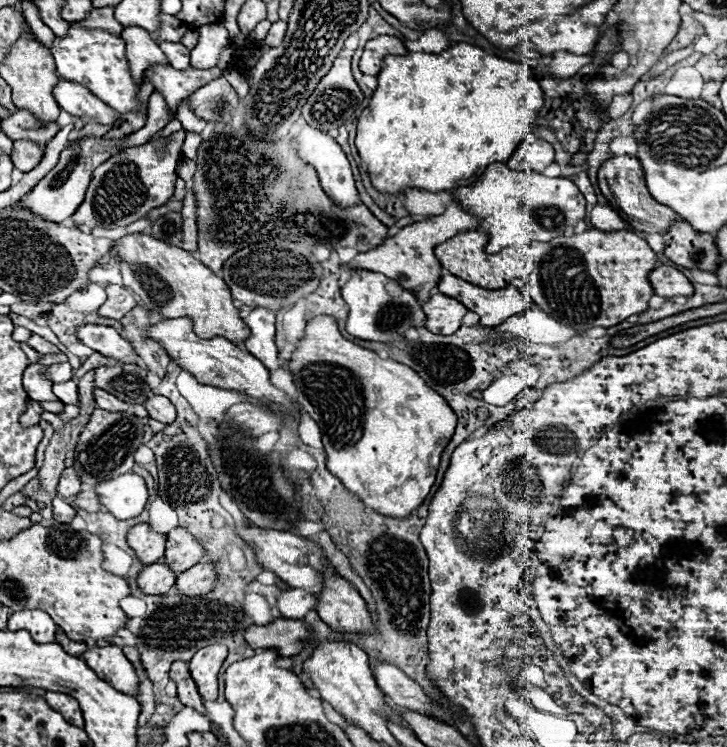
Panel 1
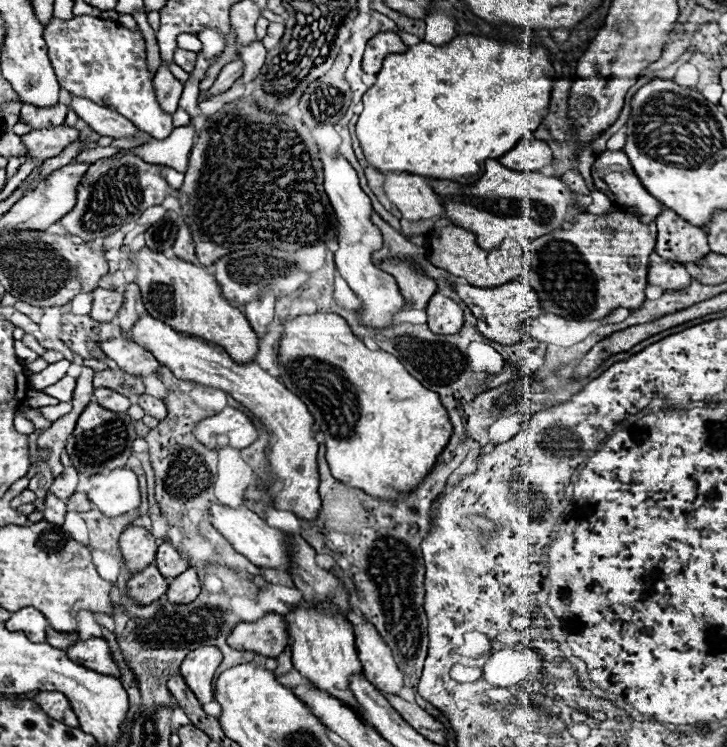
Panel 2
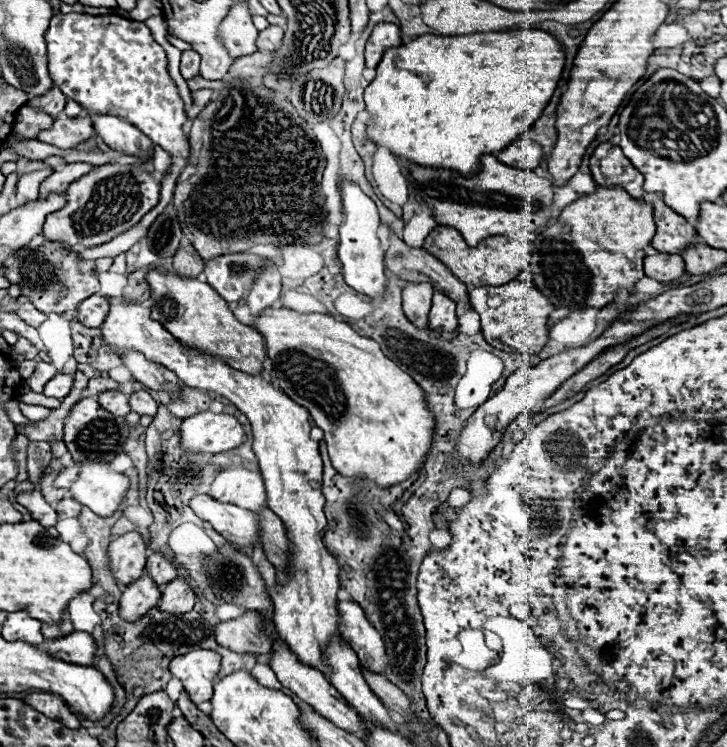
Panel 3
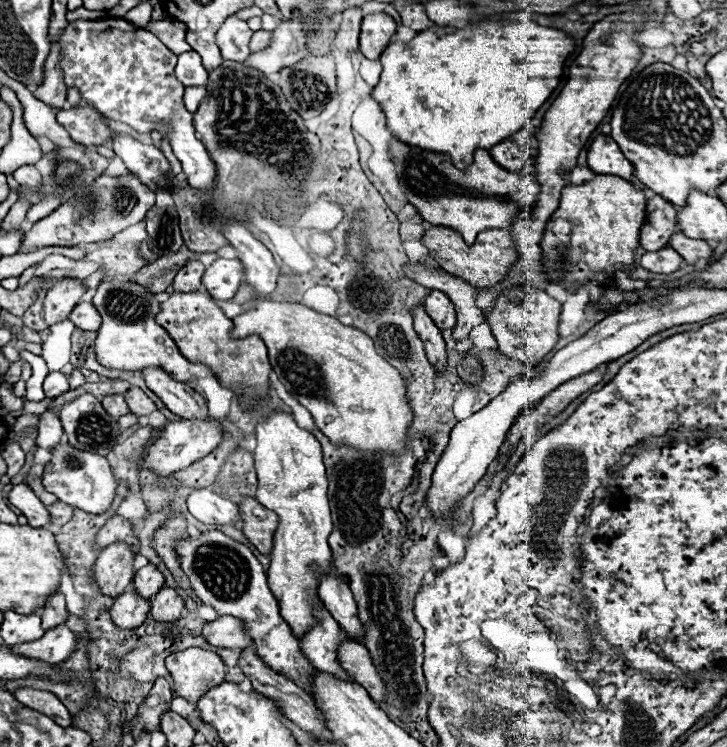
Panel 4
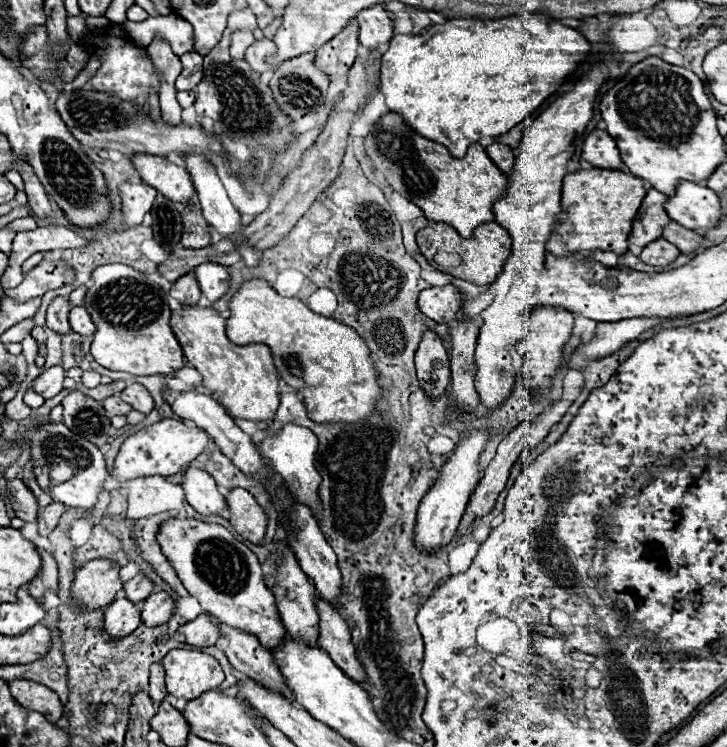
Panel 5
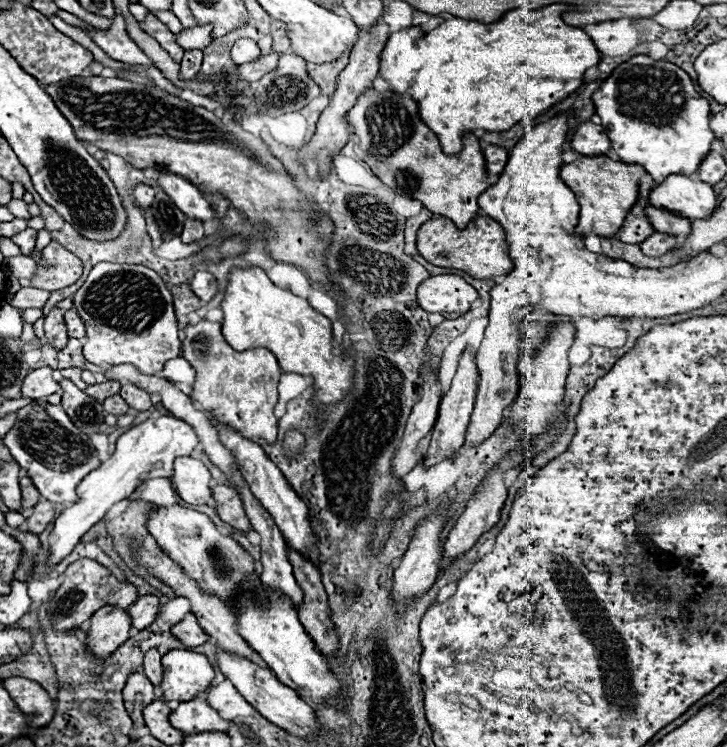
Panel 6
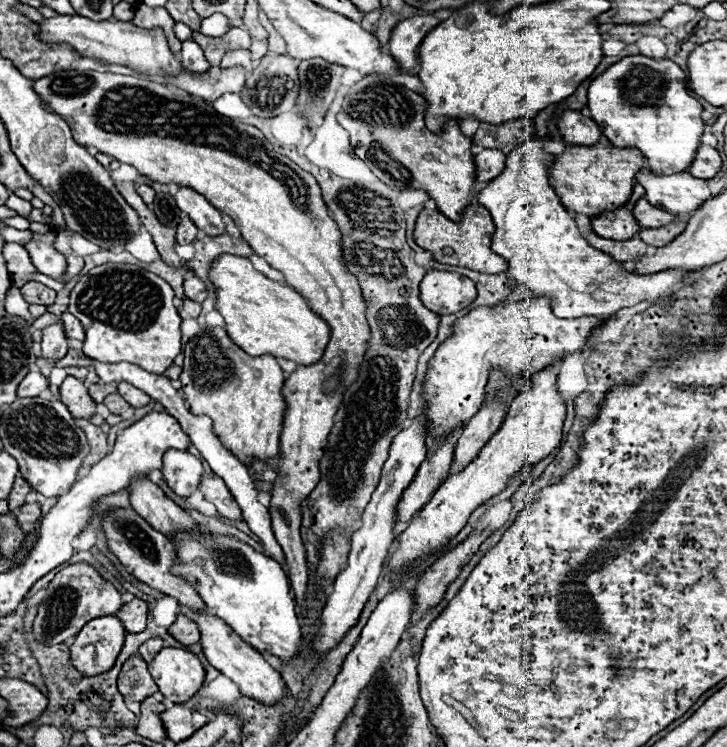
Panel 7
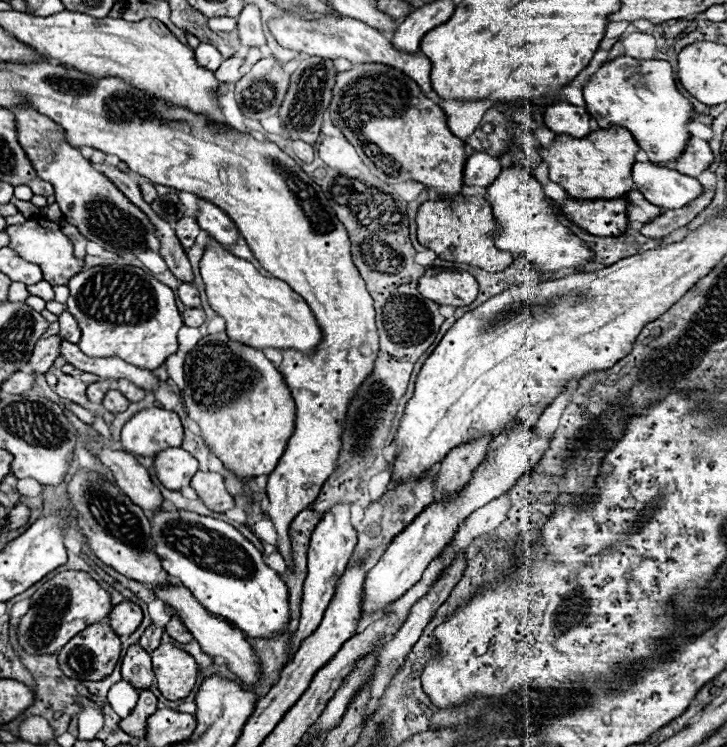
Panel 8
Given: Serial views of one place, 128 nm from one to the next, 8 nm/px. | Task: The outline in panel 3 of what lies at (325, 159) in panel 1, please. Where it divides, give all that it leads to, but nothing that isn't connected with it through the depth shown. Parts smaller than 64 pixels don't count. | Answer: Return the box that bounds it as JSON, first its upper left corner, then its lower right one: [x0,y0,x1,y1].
[338,182,386,298]

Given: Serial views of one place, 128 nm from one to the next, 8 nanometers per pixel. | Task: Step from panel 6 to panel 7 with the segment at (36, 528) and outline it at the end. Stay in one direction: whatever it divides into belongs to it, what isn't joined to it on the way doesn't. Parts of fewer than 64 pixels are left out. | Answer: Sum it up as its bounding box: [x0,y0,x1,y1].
[16,504,40,532]

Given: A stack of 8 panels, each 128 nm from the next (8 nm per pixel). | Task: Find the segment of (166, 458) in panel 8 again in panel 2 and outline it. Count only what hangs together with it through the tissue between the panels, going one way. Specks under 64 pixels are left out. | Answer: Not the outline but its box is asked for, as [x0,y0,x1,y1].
[210,504,288,570]

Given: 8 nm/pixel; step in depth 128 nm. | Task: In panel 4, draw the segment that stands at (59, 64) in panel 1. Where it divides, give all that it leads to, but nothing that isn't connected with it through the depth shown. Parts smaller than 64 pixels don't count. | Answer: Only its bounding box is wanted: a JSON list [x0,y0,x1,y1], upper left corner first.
[60,18,214,192]

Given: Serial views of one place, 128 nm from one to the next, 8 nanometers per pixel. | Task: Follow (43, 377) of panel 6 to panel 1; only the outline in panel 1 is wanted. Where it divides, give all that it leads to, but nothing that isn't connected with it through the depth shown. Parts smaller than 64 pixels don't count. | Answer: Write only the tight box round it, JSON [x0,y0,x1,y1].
[52,380,78,404]

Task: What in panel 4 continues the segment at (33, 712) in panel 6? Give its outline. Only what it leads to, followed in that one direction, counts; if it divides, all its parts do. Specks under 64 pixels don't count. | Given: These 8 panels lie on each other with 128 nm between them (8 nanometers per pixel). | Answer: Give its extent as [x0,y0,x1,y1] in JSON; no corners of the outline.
[14,688,72,726]

